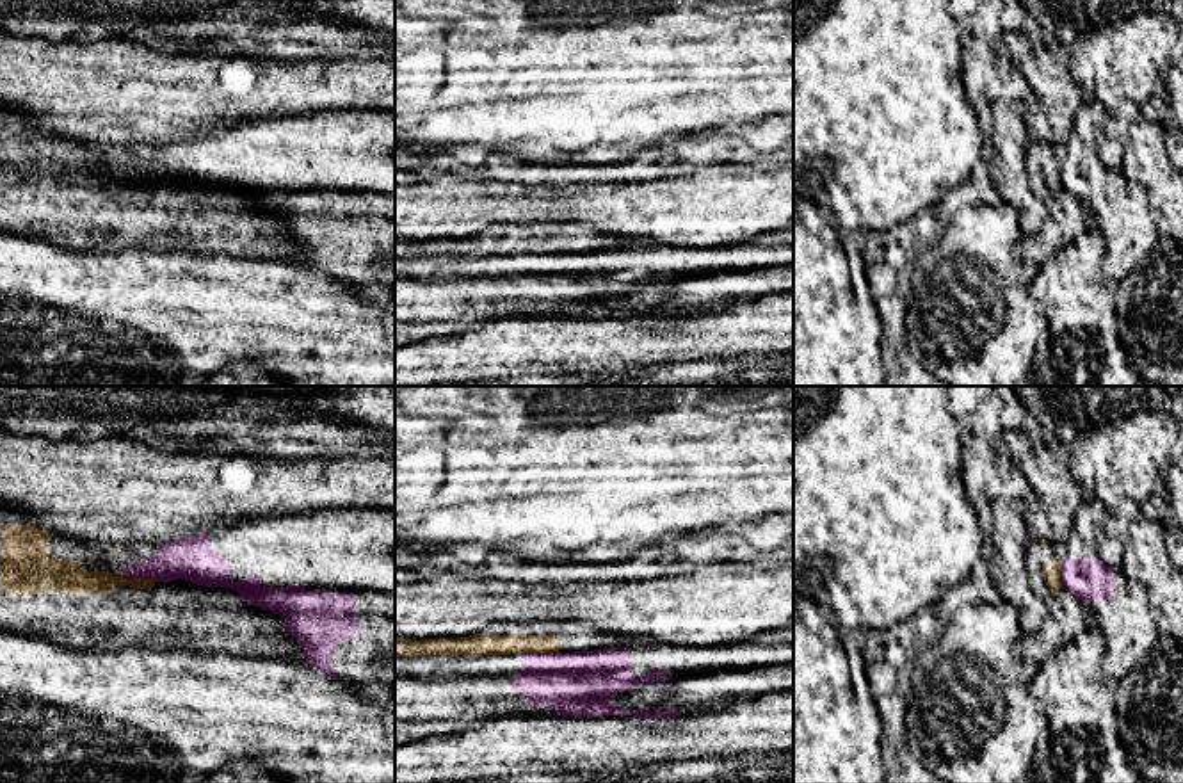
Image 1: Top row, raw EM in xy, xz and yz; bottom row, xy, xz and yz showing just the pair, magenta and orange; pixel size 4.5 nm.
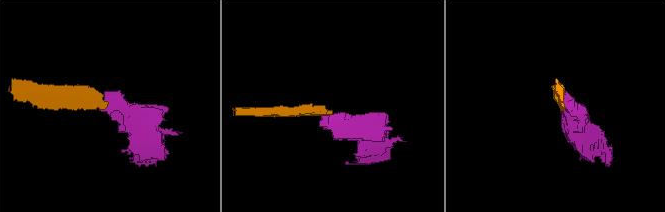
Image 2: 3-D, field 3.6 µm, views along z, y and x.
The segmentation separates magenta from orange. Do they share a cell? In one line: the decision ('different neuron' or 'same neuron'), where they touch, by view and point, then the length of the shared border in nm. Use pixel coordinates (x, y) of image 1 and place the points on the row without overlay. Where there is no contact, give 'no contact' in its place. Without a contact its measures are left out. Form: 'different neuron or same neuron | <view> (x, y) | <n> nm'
different neuron | xy (137, 178) | 170 nm

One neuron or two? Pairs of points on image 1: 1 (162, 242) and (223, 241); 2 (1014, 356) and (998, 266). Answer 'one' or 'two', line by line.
1: one
2: one

